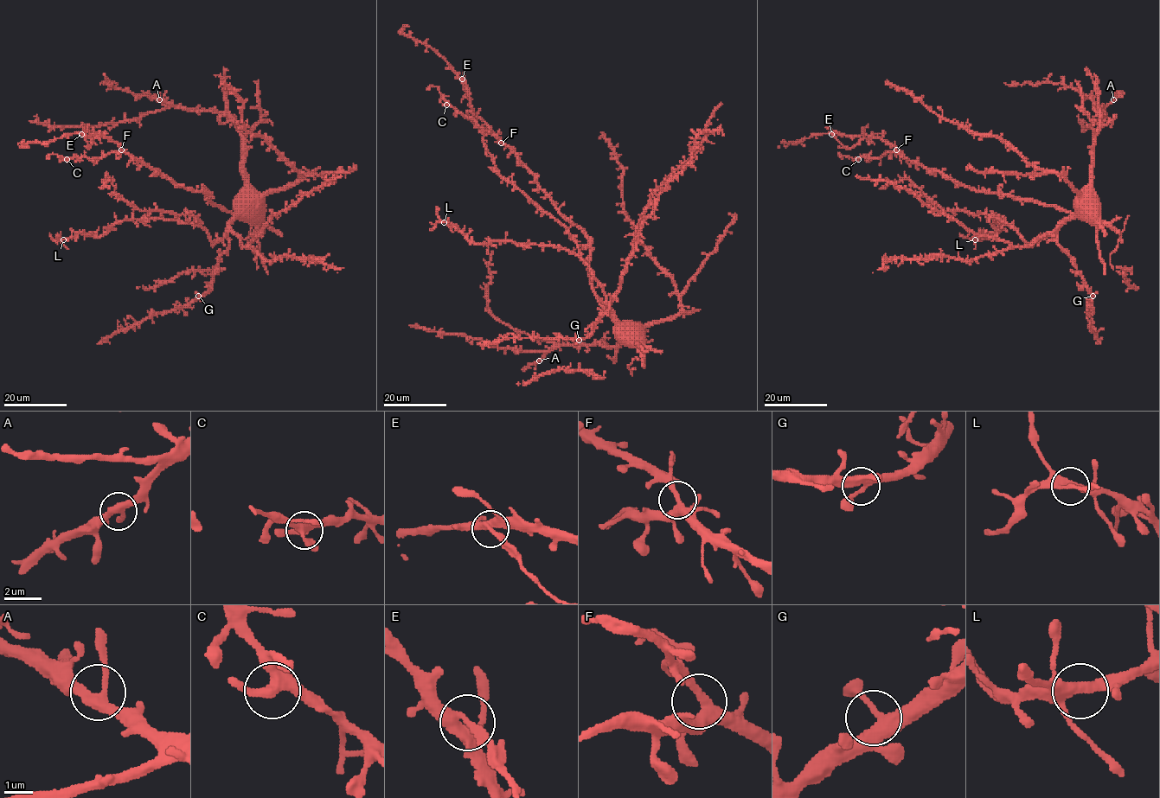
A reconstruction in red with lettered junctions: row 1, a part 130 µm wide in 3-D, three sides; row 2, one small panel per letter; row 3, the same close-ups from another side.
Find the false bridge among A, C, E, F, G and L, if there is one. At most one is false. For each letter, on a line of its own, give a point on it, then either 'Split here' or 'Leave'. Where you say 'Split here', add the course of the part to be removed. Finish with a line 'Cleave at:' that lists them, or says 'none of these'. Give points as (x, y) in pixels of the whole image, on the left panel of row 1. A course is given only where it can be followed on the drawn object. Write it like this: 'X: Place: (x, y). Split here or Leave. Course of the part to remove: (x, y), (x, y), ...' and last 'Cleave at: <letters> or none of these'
A: Place: (159, 99). Leave
C: Place: (67, 159). Leave
E: Place: (81, 134). Split here. Course of the part to remove: (81, 134), (89, 148), (91, 137), (99, 137), (99, 130)
F: Place: (121, 150). Leave
G: Place: (198, 296). Leave
L: Place: (63, 239). Leave
Cleave at: E

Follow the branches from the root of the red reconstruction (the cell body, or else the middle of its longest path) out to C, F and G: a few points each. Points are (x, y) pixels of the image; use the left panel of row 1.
C: (214, 203), (209, 194), (180, 187), (124, 152), (111, 152), (99, 158), (67, 159)
F: (214, 203), (208, 199), (209, 194), (180, 187), (121, 150)
G: (214, 203), (229, 210), (234, 216), (227, 228), (228, 247), (219, 258), (212, 284), (198, 296)

